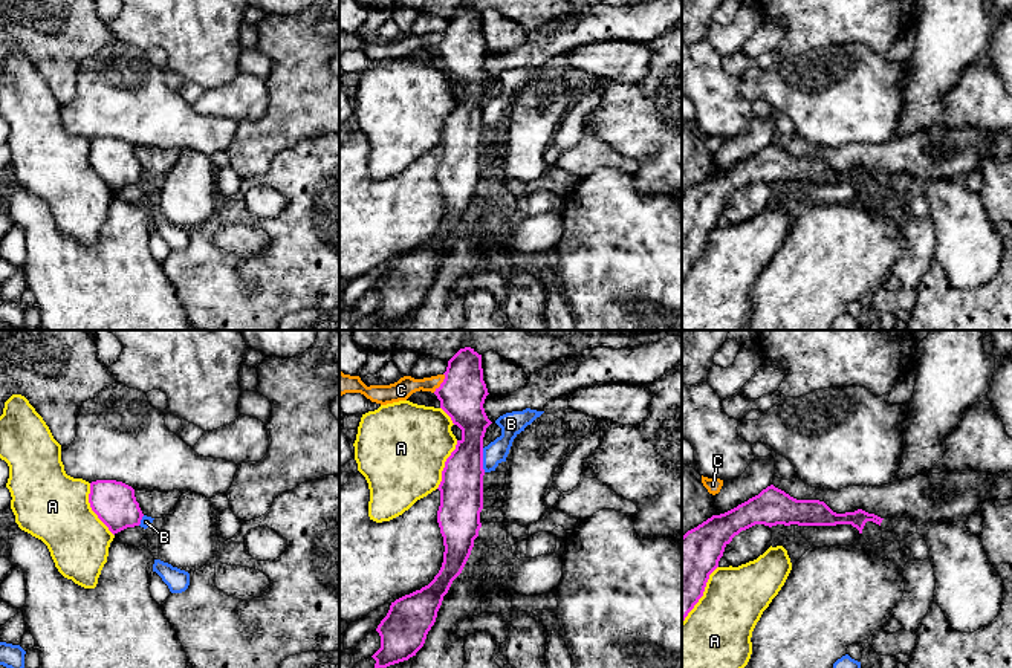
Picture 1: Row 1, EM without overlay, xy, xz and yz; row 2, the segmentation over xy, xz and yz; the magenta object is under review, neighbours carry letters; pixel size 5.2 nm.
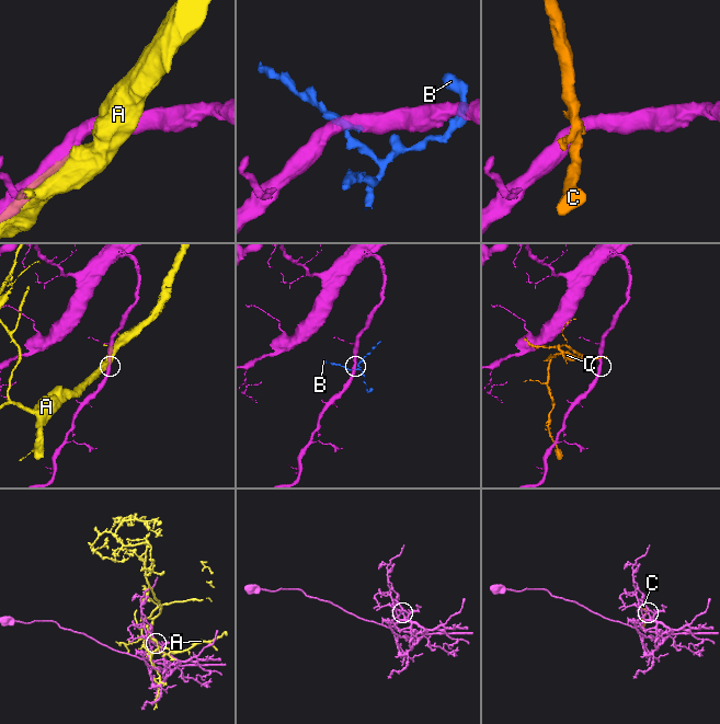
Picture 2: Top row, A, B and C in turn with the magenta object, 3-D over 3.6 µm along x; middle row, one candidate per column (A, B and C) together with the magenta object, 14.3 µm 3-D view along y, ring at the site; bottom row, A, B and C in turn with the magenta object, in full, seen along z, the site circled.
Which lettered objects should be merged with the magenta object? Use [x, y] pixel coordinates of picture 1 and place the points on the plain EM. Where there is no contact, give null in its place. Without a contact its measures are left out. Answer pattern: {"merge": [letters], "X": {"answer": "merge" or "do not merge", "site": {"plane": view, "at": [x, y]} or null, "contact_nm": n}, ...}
{"merge": [], "A": {"answer": "do not merge", "site": {"plane": "xy", "at": [92, 167]}, "contact_nm": 300}, "B": {"answer": "do not merge", "site": {"plane": "xz", "at": [482, 118]}, "contact_nm": 130}, "C": {"answer": "do not merge", "site": {"plane": "xz", "at": [442, 40]}, "contact_nm": 120}}

